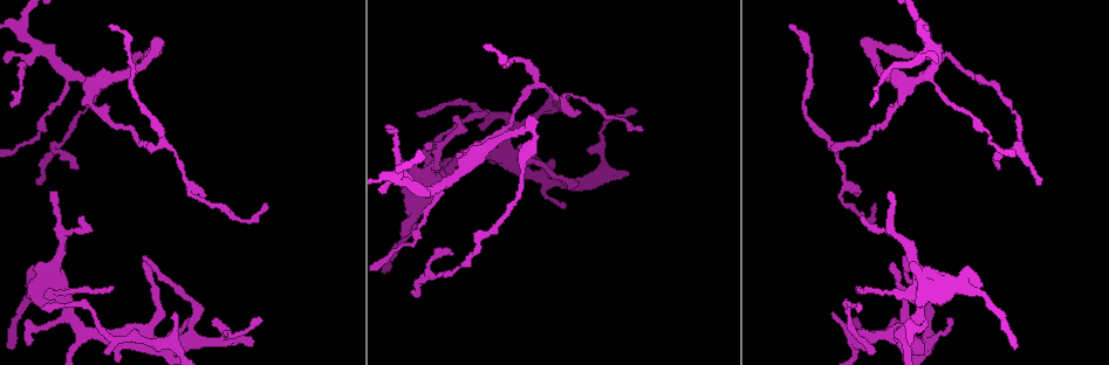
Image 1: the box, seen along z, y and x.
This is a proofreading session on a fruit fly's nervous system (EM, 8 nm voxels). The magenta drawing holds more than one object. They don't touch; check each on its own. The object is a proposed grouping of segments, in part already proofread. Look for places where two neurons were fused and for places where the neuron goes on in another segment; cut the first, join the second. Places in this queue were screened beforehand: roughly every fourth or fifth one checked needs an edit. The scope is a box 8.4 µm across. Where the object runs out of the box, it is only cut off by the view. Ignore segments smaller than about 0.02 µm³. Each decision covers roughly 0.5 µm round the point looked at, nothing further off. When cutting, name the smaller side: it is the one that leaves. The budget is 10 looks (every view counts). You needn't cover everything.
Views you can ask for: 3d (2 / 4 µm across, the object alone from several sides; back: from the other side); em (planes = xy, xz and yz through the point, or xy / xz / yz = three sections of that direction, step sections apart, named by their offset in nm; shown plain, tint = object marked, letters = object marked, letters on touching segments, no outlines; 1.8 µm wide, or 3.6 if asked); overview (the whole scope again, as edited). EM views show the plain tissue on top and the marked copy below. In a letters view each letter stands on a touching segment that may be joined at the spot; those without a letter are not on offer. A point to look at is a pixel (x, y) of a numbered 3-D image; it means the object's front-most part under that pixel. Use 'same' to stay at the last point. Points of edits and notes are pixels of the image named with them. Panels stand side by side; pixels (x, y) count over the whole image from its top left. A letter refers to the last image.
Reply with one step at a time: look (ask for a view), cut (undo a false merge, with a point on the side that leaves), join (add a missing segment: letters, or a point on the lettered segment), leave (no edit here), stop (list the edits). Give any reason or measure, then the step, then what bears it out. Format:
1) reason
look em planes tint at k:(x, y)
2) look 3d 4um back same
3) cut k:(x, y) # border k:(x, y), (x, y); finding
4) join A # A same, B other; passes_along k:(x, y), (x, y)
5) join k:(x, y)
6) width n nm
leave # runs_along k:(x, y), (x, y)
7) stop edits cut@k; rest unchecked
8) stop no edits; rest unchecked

free end
look em xy step 16 tint at 1:(254, 341)

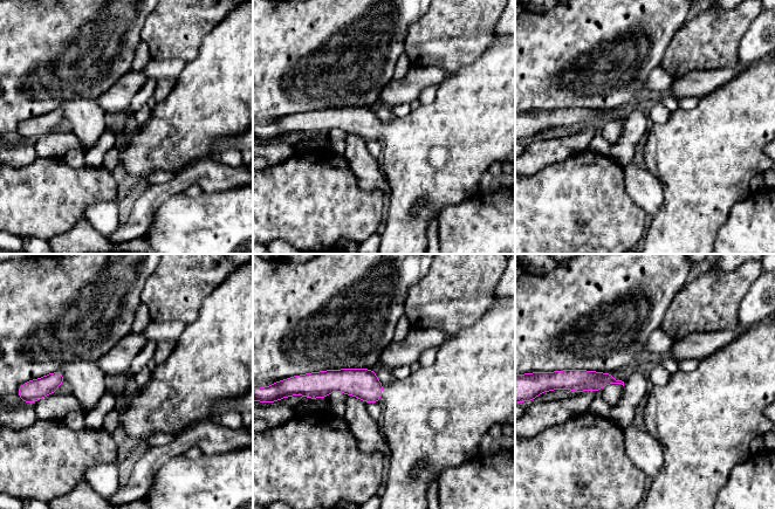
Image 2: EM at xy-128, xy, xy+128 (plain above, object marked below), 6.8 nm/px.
look em planes letters same

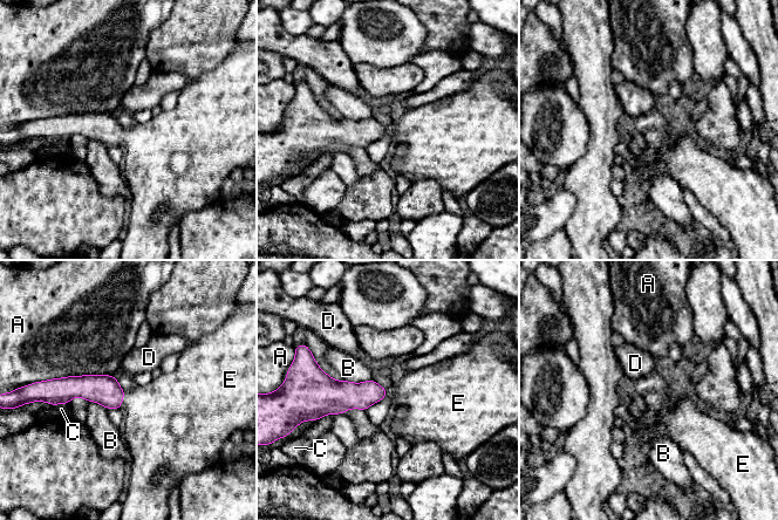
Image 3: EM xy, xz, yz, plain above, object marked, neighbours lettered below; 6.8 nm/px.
longest_contact A 480 nm
join E # A other, B other, C other, D other, E same; passes_along 3:(103, 389), (122, 399), (155, 415); the neuron continues

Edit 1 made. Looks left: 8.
look overview

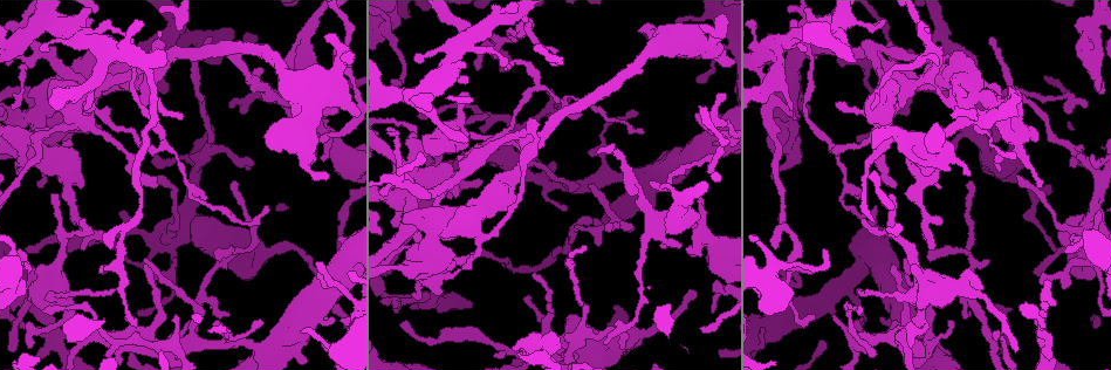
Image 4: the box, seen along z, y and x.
an open end
look em xz step 8 letters at 4:(32, 345)

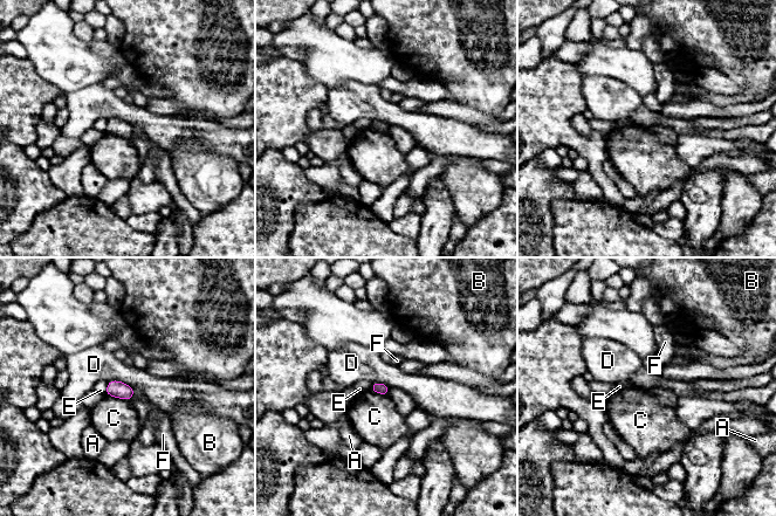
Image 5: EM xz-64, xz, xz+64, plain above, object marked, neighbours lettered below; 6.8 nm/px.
look em planes letters same

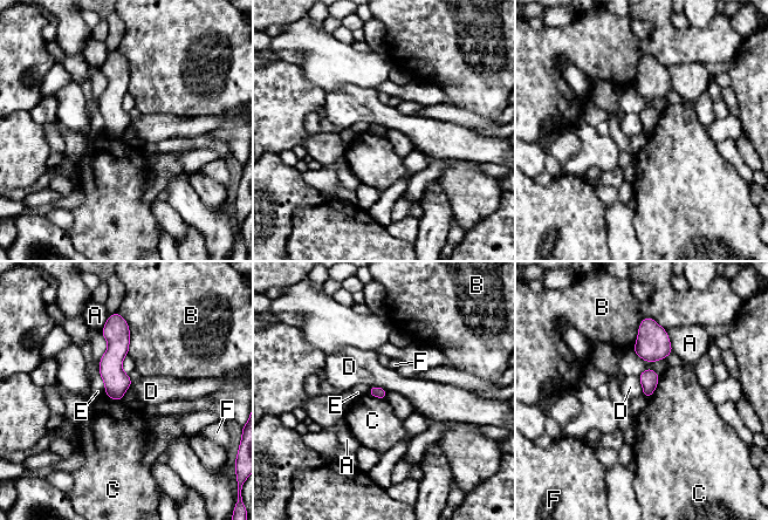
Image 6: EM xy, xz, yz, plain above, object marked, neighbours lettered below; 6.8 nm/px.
leave # A other, B other, C other, D other, E other, F other; runs_along 6:(116, 322), (115, 380), (118, 397); none of them fits

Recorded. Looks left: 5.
look 3d 4um back at 4:(856, 197)

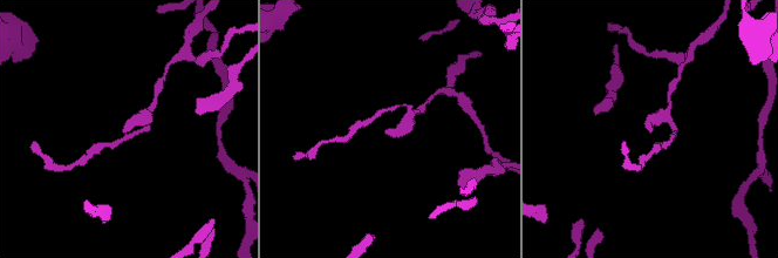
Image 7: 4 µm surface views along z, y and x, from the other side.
need the tissue
look em xz step 4 tint at 7:(650, 130)

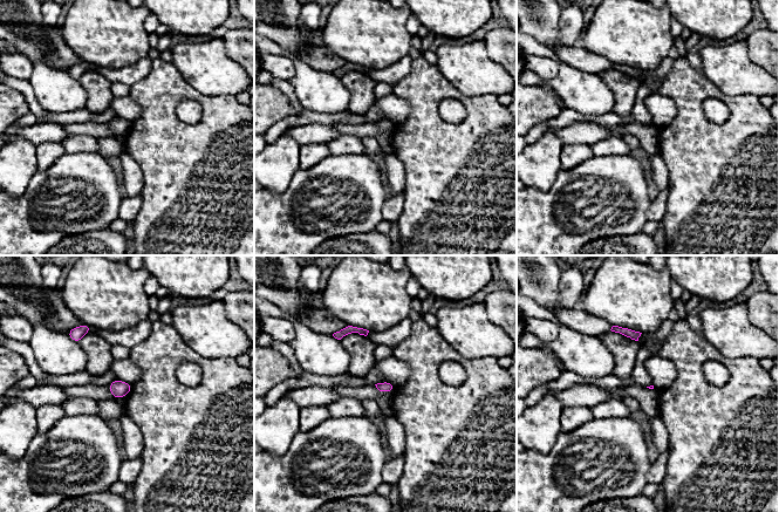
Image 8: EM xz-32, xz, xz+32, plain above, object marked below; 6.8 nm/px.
another direction
look em planes letters same

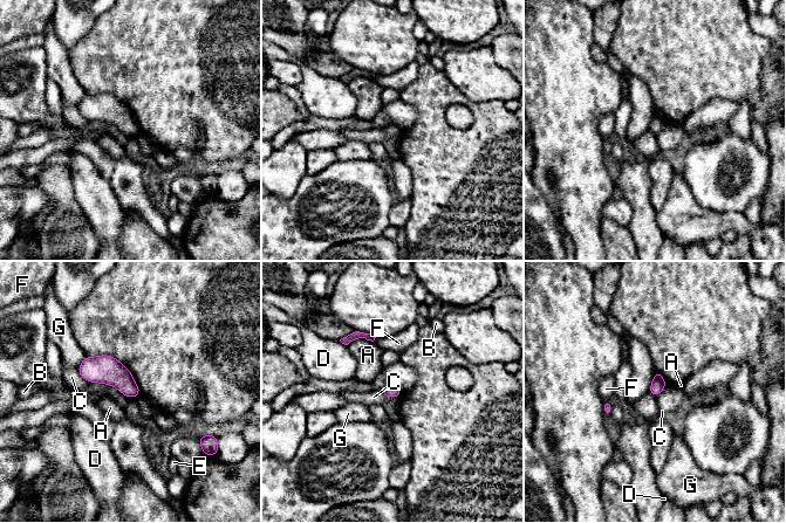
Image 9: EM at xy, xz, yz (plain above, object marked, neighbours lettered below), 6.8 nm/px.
longest_contact C 420 nm
leave # A other, B other, C other, D other, E other, F other, G other; no lettered segment goes on from it

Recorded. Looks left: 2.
branch stops here
look 3d 2um at 4:(861, 219)

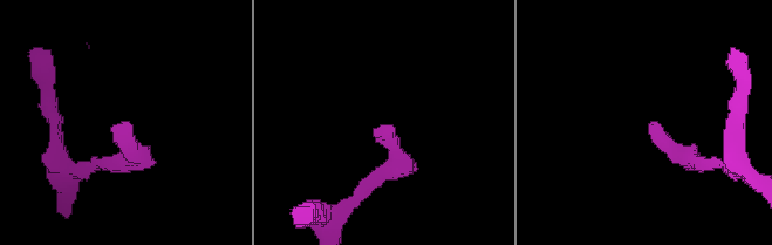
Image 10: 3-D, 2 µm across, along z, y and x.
shape alone is not enough
look em planes letters at 10:(384, 125)

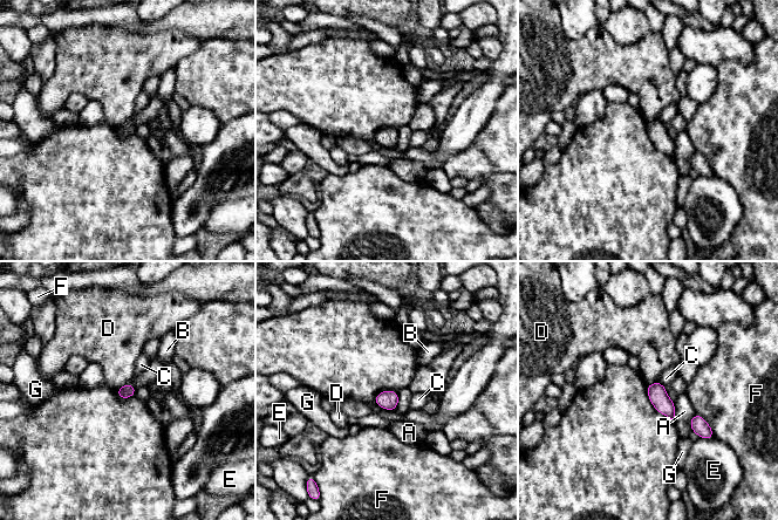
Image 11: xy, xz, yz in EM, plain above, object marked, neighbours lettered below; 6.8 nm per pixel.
width 90 nm
leave # A other, B other, C other, D other, E other, F other, G other; border 11:(130, 382), (116, 389); none of them fits

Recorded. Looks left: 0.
stop edits join@3; rest unchecked

